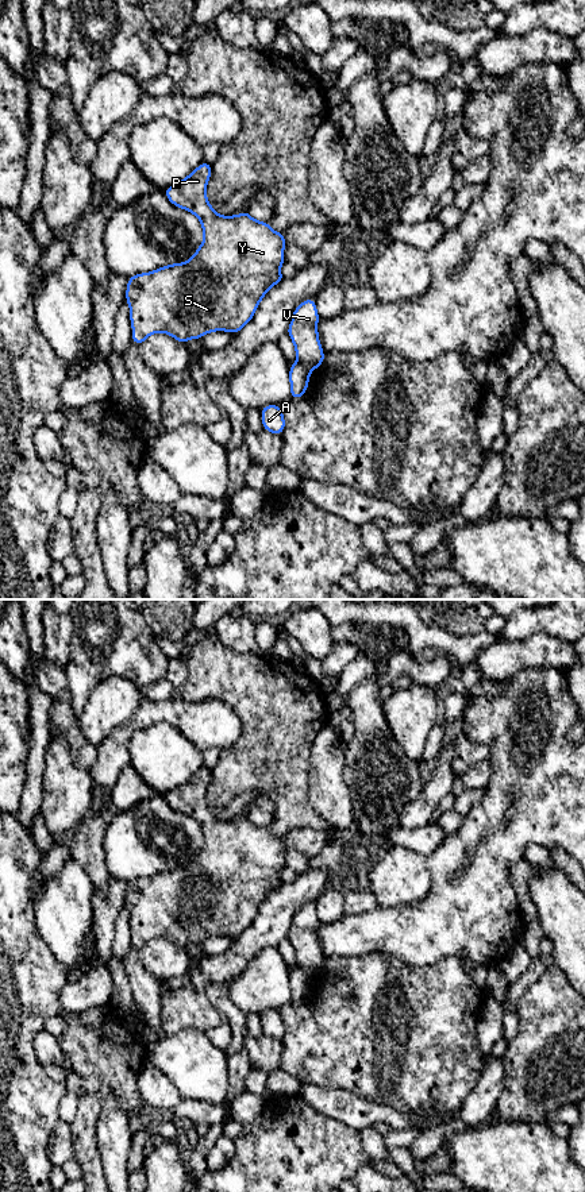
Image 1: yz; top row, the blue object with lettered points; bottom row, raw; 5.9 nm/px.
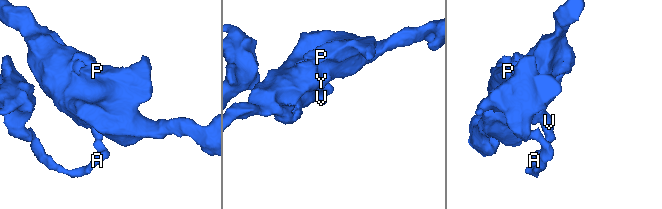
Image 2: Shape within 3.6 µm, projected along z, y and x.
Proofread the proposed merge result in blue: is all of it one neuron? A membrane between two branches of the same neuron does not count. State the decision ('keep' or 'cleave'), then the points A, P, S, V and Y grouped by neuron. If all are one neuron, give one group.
cleave | A / P S V Y

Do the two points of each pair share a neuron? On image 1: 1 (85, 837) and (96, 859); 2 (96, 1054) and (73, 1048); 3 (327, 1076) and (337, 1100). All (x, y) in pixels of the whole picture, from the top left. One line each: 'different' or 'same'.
1: same
2: same
3: different

